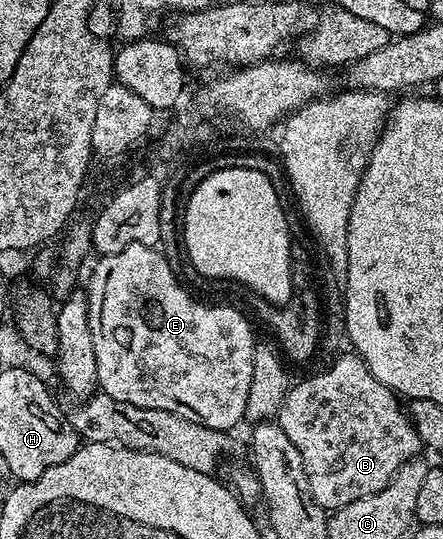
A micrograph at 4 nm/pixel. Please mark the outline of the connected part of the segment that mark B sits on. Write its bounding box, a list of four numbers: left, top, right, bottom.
[277,350,420,510]

